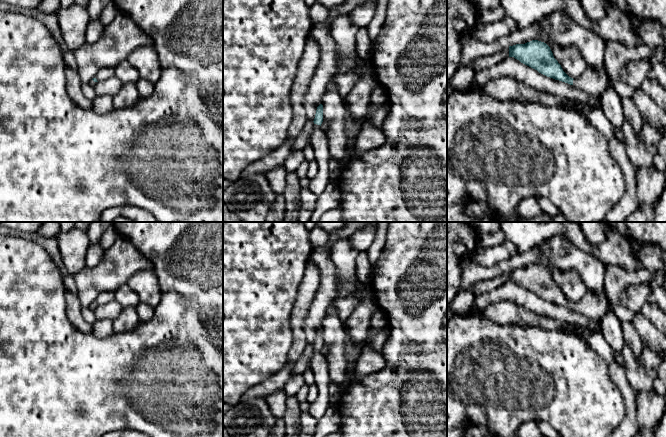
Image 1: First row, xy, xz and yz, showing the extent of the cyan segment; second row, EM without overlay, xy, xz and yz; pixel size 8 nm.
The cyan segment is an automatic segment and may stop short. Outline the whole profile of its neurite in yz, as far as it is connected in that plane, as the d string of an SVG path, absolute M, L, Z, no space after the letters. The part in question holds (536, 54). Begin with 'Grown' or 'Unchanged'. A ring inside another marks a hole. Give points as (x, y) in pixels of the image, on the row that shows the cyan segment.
Grown. M538 40L509 46L509 57L514 57L547 77L573 85L596 100L601 97L607 87L613 87L605 66L602 69L587 66L580 78L569 77L554 58L550 47Z

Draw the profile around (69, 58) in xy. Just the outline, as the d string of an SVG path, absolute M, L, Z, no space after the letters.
M66 50L63 52L64 63L66 67L76 70L77 62L75 59L74 52Z

